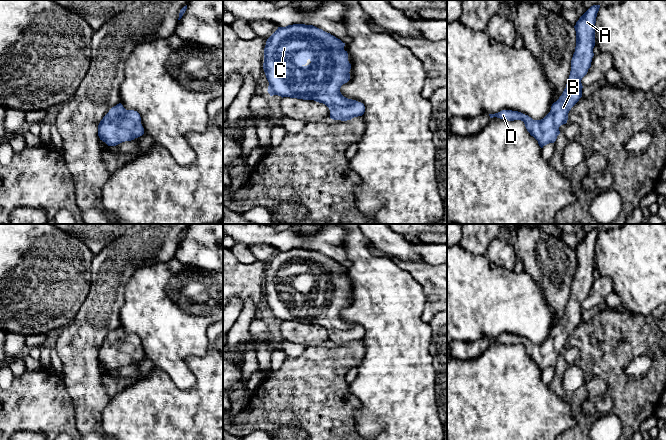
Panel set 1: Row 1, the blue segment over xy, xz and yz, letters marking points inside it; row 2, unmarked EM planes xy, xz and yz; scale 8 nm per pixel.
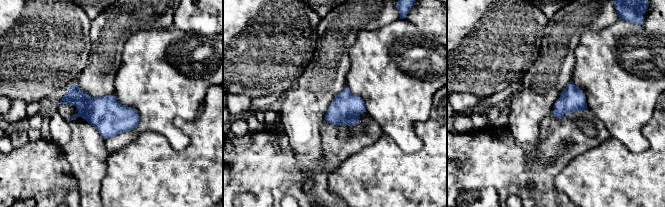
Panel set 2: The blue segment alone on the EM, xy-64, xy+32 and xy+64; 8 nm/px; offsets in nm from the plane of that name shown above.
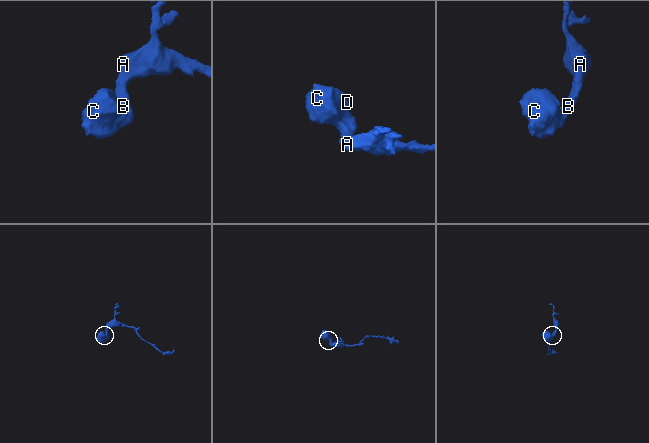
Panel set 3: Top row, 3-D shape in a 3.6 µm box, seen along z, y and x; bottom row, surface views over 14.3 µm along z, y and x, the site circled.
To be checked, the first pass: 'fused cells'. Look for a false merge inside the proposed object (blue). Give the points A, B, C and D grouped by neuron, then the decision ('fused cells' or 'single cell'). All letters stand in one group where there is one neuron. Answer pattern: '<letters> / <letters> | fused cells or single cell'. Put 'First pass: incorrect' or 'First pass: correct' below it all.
A B C D | single cell
First pass: incorrect

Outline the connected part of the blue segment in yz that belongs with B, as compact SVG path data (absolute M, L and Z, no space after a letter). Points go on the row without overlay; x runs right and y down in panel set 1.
M600 229L591 230L576 246L576 271L571 284L571 295L566 312L559 323L551 330L550 336L541 344L533 344L518 335L502 334L489 338L490 342L524 346L527 355L533 360L541 372L554 367L560 358L559 351L567 347L568 337L582 321L582 302L591 291L595 270L595 247Z

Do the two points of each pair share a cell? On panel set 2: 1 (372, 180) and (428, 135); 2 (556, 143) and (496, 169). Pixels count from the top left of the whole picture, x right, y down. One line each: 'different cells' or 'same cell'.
1: same cell
2: same cell

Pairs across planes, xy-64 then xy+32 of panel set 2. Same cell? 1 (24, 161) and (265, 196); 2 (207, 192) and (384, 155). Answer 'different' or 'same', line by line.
1: different
2: same

